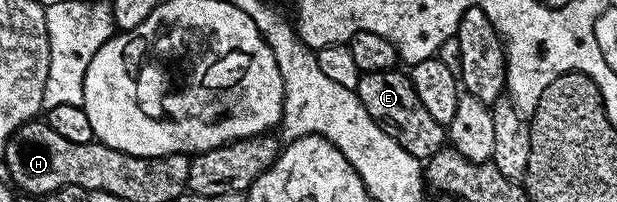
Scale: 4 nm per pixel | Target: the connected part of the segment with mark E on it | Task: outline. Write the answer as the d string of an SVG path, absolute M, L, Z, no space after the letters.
M399 69L362 72L355 94L359 96L361 105L365 105L365 113L369 113L369 117L373 117L379 128L389 133L405 153L426 161L444 150L445 129L433 121L425 105L421 105L421 97L417 97L417 89L413 89L410 74L403 72L402 75Z

